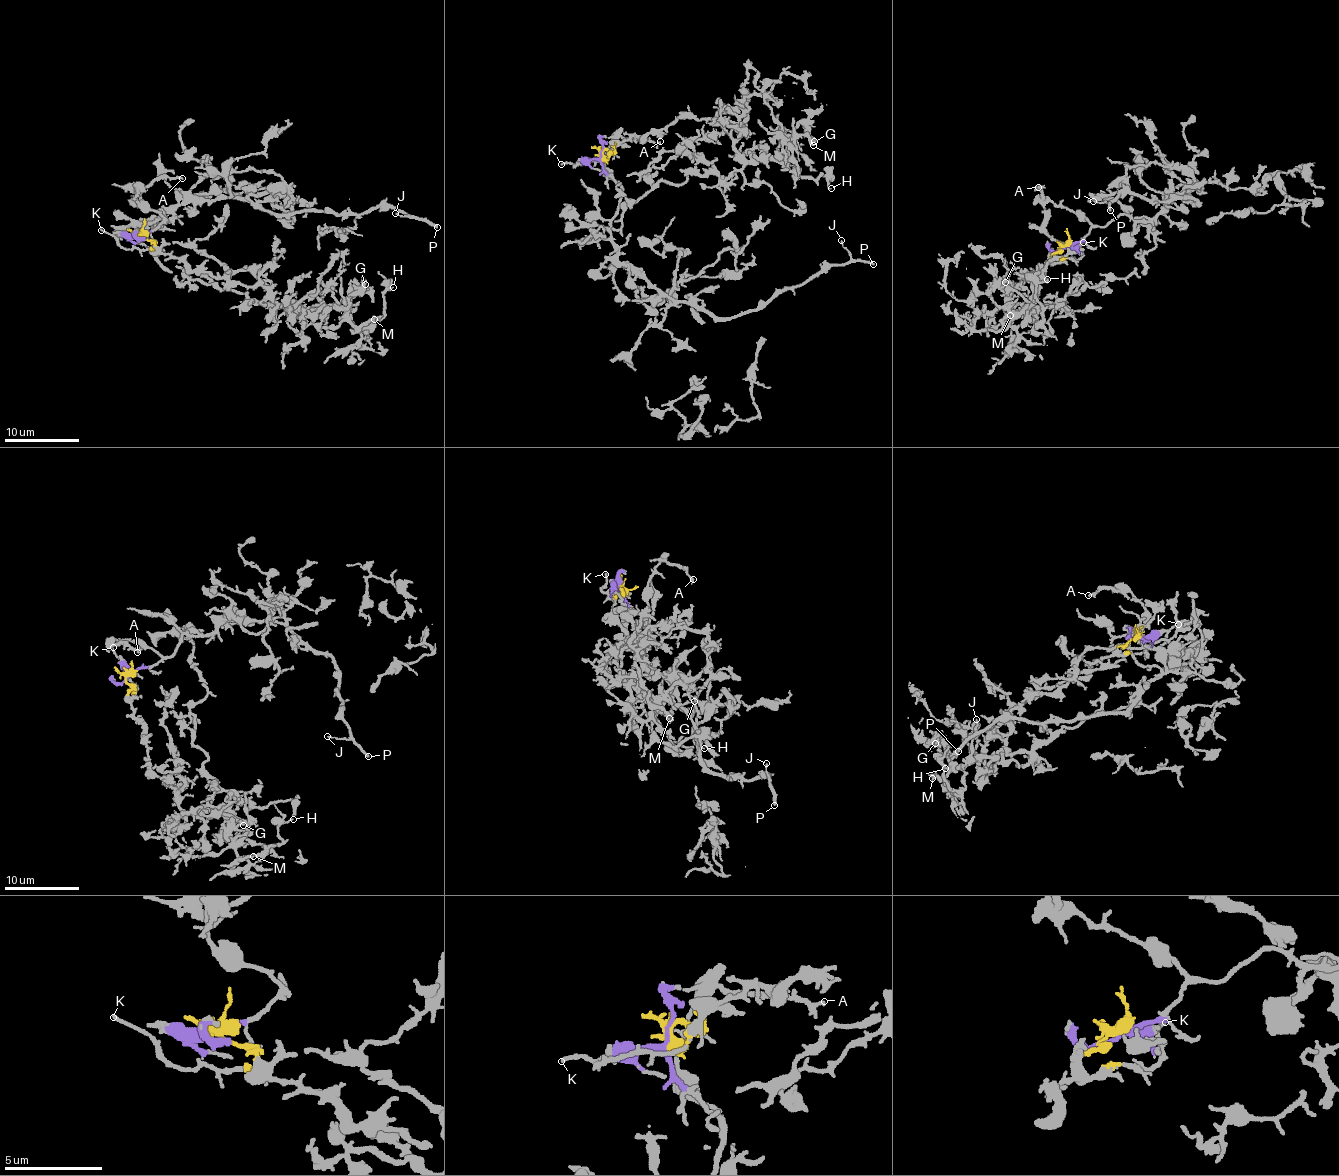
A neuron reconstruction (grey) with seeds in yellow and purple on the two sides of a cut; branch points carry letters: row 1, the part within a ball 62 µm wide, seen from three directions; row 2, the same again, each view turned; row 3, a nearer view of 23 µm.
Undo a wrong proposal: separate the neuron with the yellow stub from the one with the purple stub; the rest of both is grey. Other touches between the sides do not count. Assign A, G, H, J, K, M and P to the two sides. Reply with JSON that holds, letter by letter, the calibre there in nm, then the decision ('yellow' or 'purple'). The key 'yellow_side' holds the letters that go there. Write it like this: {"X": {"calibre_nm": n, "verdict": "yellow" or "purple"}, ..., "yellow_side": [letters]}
{"A": {"calibre_nm": 240, "verdict": "purple"}, "G": {"calibre_nm": 170, "verdict": "yellow"}, "H": {"calibre_nm": 130, "verdict": "yellow"}, "J": {"calibre_nm": 120, "verdict": "purple"}, "K": {"calibre_nm": 190, "verdict": "yellow"}, "M": {"calibre_nm": 120, "verdict": "yellow"}, "P": {"calibre_nm": 240, "verdict": "purple"}, "yellow_side": ["G", "H", "K", "M"]}

